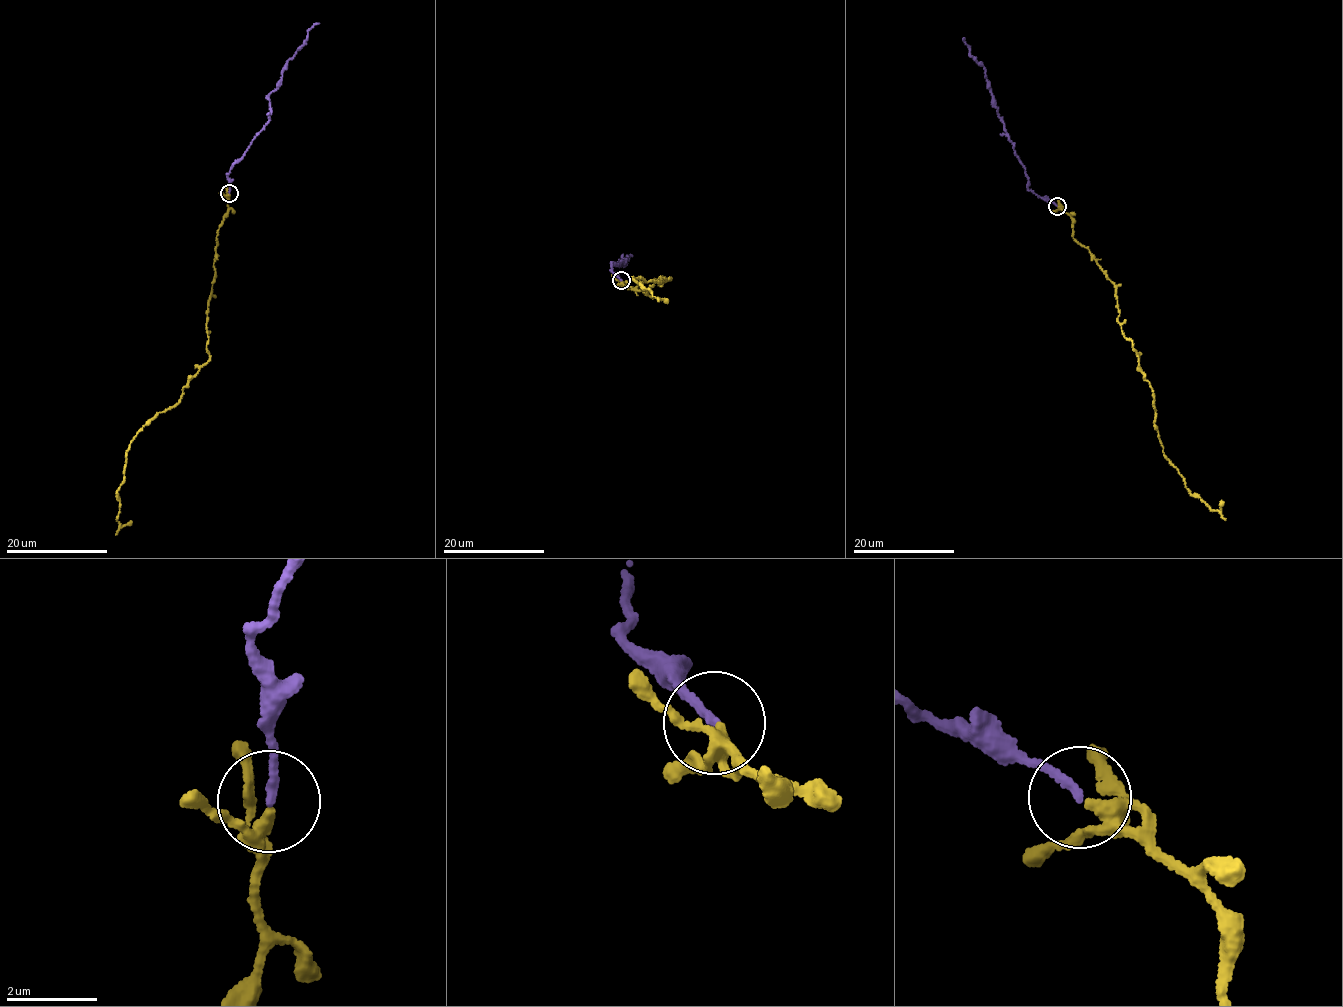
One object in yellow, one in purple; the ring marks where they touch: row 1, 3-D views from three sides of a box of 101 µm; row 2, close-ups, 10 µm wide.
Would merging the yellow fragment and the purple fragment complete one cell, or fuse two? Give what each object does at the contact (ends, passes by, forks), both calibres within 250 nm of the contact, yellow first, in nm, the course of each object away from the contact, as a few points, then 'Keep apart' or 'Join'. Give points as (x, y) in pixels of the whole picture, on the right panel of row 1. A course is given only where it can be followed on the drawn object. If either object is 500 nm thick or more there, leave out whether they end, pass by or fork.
At the ring yellow forks. At the ring purple ends. Thickness 200 nm (yellow) against 180 nm. Course of yellow: (1058, 206), (1114, 285), (1118, 323), (1153, 392), (1167, 458), (1192, 494), (1212, 509), (1221, 511), (1221, 500). Course of purple: (1056, 206), (1029, 190), (1025, 169), (999, 116), (983, 65), (973, 59), (963, 37). Join

